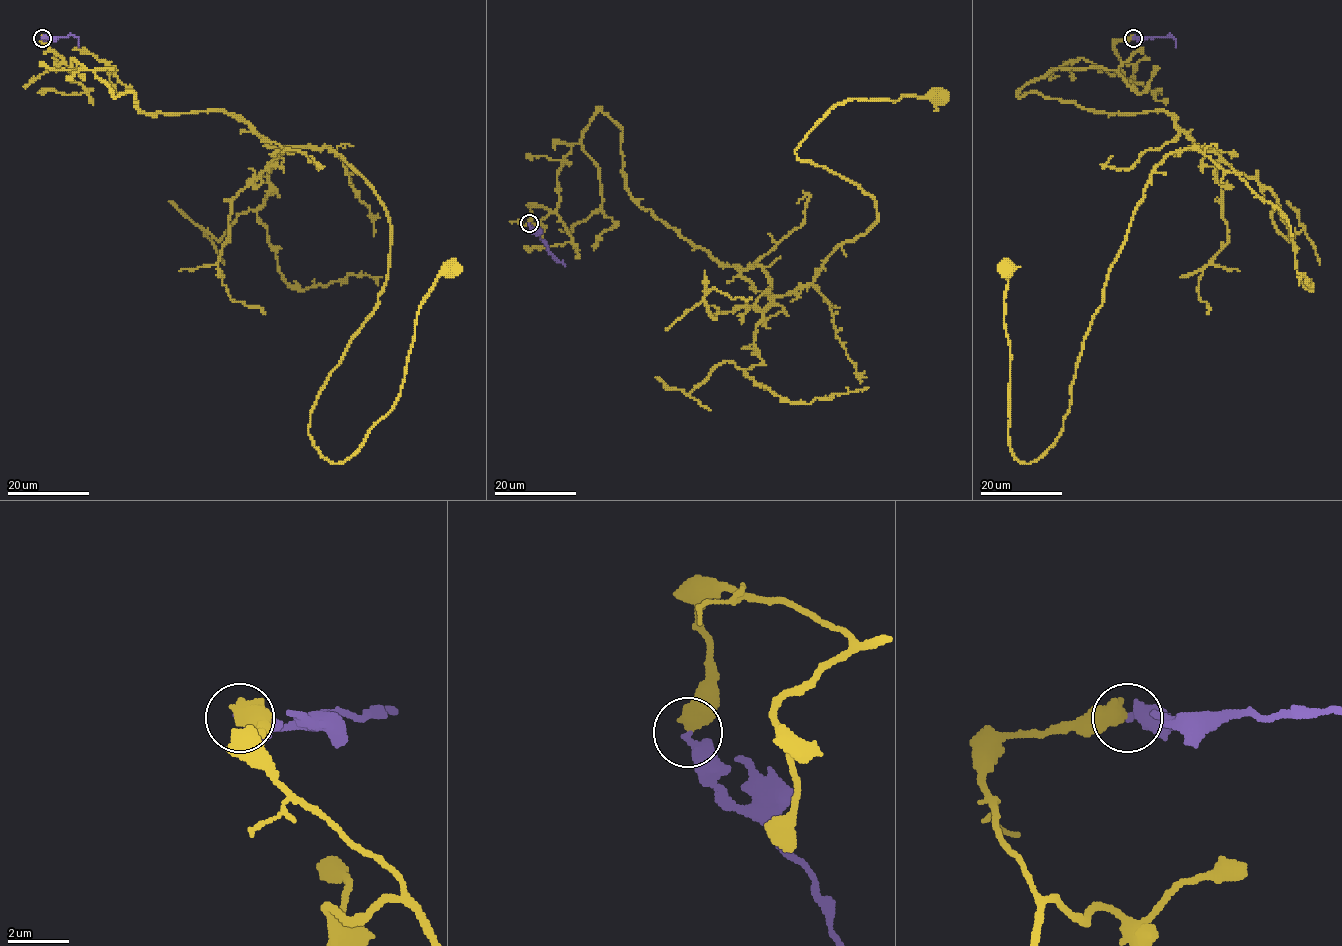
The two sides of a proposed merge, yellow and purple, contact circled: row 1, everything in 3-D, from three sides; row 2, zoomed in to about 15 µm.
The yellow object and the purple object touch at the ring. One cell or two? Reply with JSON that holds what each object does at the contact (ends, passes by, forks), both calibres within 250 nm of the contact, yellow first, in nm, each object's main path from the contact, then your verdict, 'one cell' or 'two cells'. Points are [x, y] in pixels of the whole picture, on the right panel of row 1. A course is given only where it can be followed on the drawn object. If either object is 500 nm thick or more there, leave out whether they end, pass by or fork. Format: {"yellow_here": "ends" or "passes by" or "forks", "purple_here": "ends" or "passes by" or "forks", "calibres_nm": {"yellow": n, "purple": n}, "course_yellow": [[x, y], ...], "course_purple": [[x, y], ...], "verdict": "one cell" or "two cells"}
{"calibres_nm": {"yellow": 600, "purple": 420}, "course_yellow": [[1133, 37], [1115, 73], [1071, 60], [1017, 96], [1171, 112], [1205, 147], [1156, 167], [1029, 463], [1005, 268]], "course_purple": [[1133, 37], [1171, 34], [1176, 40], [1176, 48]], "verdict": "two cells"}

